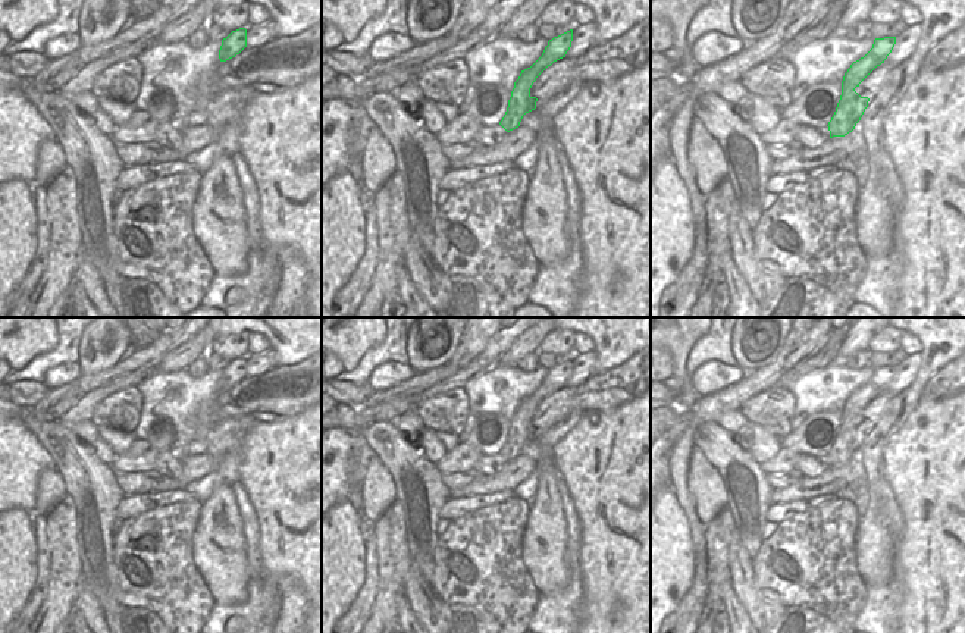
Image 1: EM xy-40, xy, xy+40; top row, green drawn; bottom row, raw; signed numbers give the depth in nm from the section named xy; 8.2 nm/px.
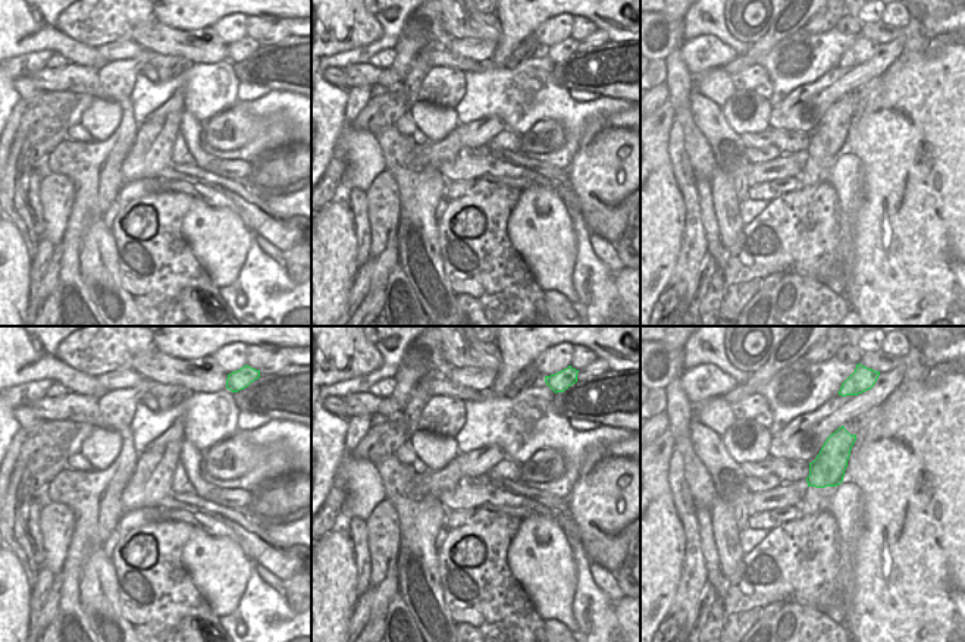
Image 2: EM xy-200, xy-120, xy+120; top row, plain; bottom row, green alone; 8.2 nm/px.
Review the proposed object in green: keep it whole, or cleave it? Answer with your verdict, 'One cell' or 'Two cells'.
Two cells

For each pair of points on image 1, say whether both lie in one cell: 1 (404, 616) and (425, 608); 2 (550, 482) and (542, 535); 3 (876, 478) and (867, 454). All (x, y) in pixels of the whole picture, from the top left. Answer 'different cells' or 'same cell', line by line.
1: different cells
2: same cell
3: same cell

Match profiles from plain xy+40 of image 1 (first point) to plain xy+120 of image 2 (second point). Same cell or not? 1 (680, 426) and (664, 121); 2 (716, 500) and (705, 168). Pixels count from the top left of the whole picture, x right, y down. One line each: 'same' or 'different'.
1: same
2: same

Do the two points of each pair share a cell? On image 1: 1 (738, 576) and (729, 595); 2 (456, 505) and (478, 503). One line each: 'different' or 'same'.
1: different
2: same

